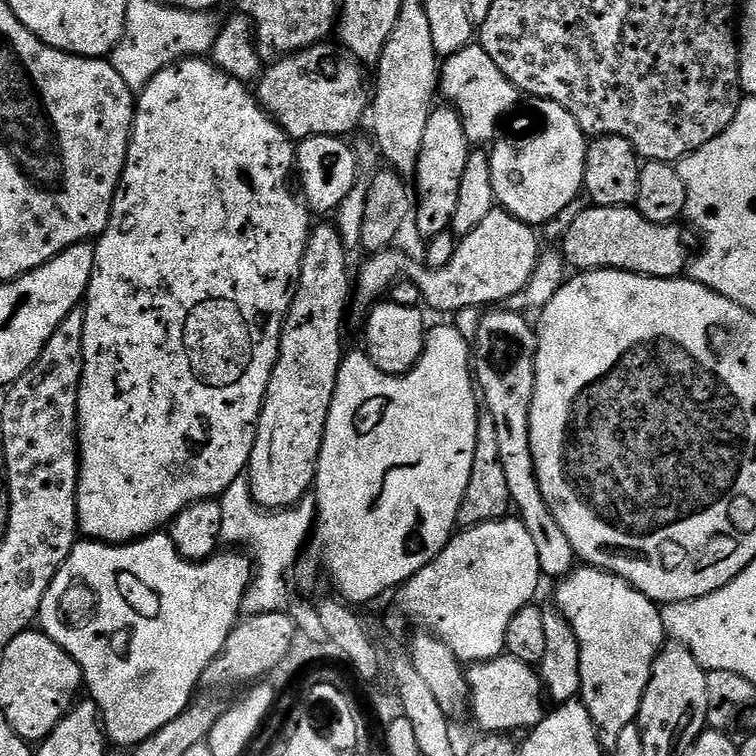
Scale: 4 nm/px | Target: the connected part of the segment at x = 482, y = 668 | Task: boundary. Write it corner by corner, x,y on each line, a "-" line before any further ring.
501,654
495,660
473,663
466,675
470,689
470,716
476,719
481,733
512,734
515,728
531,730
544,719
546,700
542,695
541,675
533,665

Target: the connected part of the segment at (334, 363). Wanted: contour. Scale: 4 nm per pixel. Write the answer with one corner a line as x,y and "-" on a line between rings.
328,224
317,228
315,225
308,233
300,281
288,317
284,319
280,353
270,374
270,386
260,421
256,423
254,450
246,469
254,502
269,510
292,507
309,495
315,485
316,463
340,369
340,327
344,324
348,300
350,304
349,253
340,237
340,229

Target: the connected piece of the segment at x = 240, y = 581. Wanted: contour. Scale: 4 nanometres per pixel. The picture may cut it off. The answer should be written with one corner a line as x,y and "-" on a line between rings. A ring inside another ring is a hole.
164,530
153,532
143,540
133,540
131,544
106,544
84,538
74,545
66,562
58,570
54,582
50,582
50,590
46,590
42,598
38,617
39,627
51,640
63,644
66,651
78,662
84,675
87,695
95,700
96,707
100,709
104,735
111,743
113,740
116,744
129,744
129,746
140,744
158,730
162,730
166,722
174,722
174,718
178,718
178,714
187,710
197,695
206,666
210,666
212,659
220,653
226,638
238,623
238,617
241,615
240,603
244,601
244,595
254,575
254,565
247,555
236,550
224,551
199,562
187,560
182,554
178,554
171,535

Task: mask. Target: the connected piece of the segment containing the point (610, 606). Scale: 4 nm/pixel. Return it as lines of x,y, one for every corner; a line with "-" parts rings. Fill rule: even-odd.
580,566
559,581
556,588
555,607
566,617
581,648
581,686
579,699
586,706
596,733
605,749
610,750
618,742
618,734
626,726
637,723
642,698
652,677
652,667
665,643
666,633
660,608
646,598
630,582
613,572
605,572
591,566

